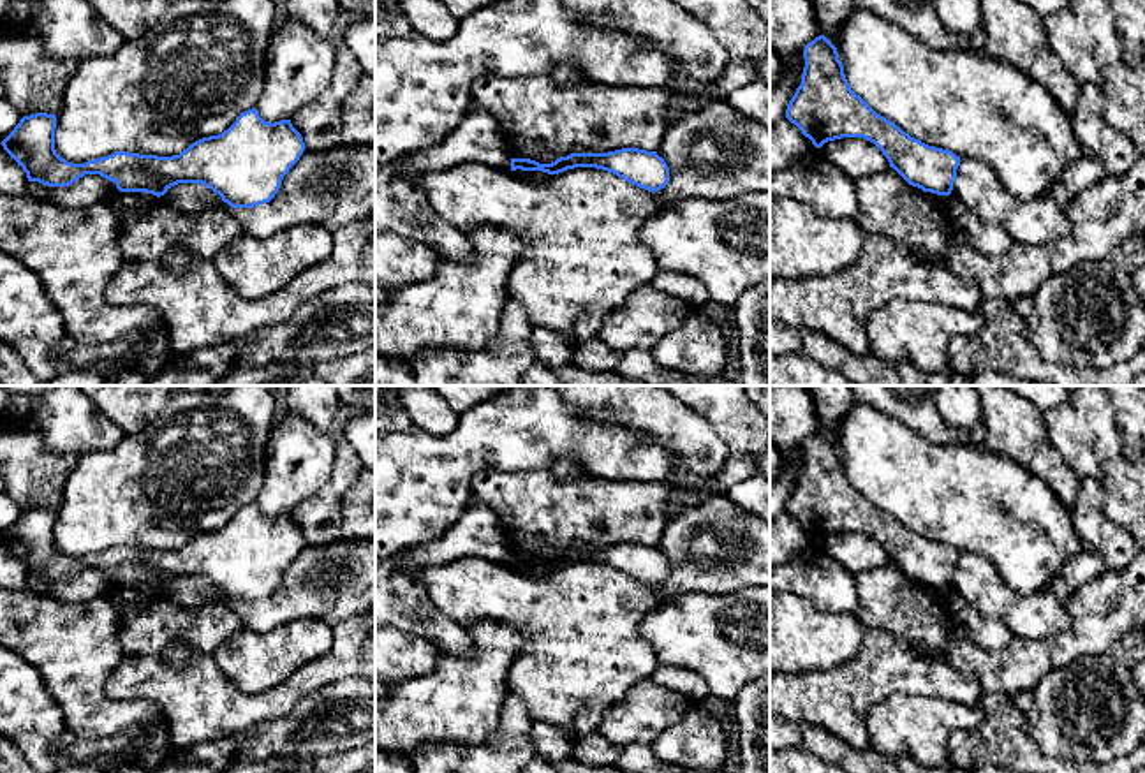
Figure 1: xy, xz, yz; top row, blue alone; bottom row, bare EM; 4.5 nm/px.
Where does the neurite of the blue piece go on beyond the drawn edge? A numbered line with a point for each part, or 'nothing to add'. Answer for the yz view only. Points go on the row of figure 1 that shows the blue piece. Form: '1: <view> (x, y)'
nothing to add

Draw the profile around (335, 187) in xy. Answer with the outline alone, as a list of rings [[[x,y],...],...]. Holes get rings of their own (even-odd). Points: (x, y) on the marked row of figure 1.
[[[340,144],[305,150],[275,197],[254,208],[231,208],[201,183],[178,183],[159,199],[181,213],[220,208],[236,218],[245,234],[259,239],[299,224],[317,224],[335,232],[375,217],[375,148]]]

